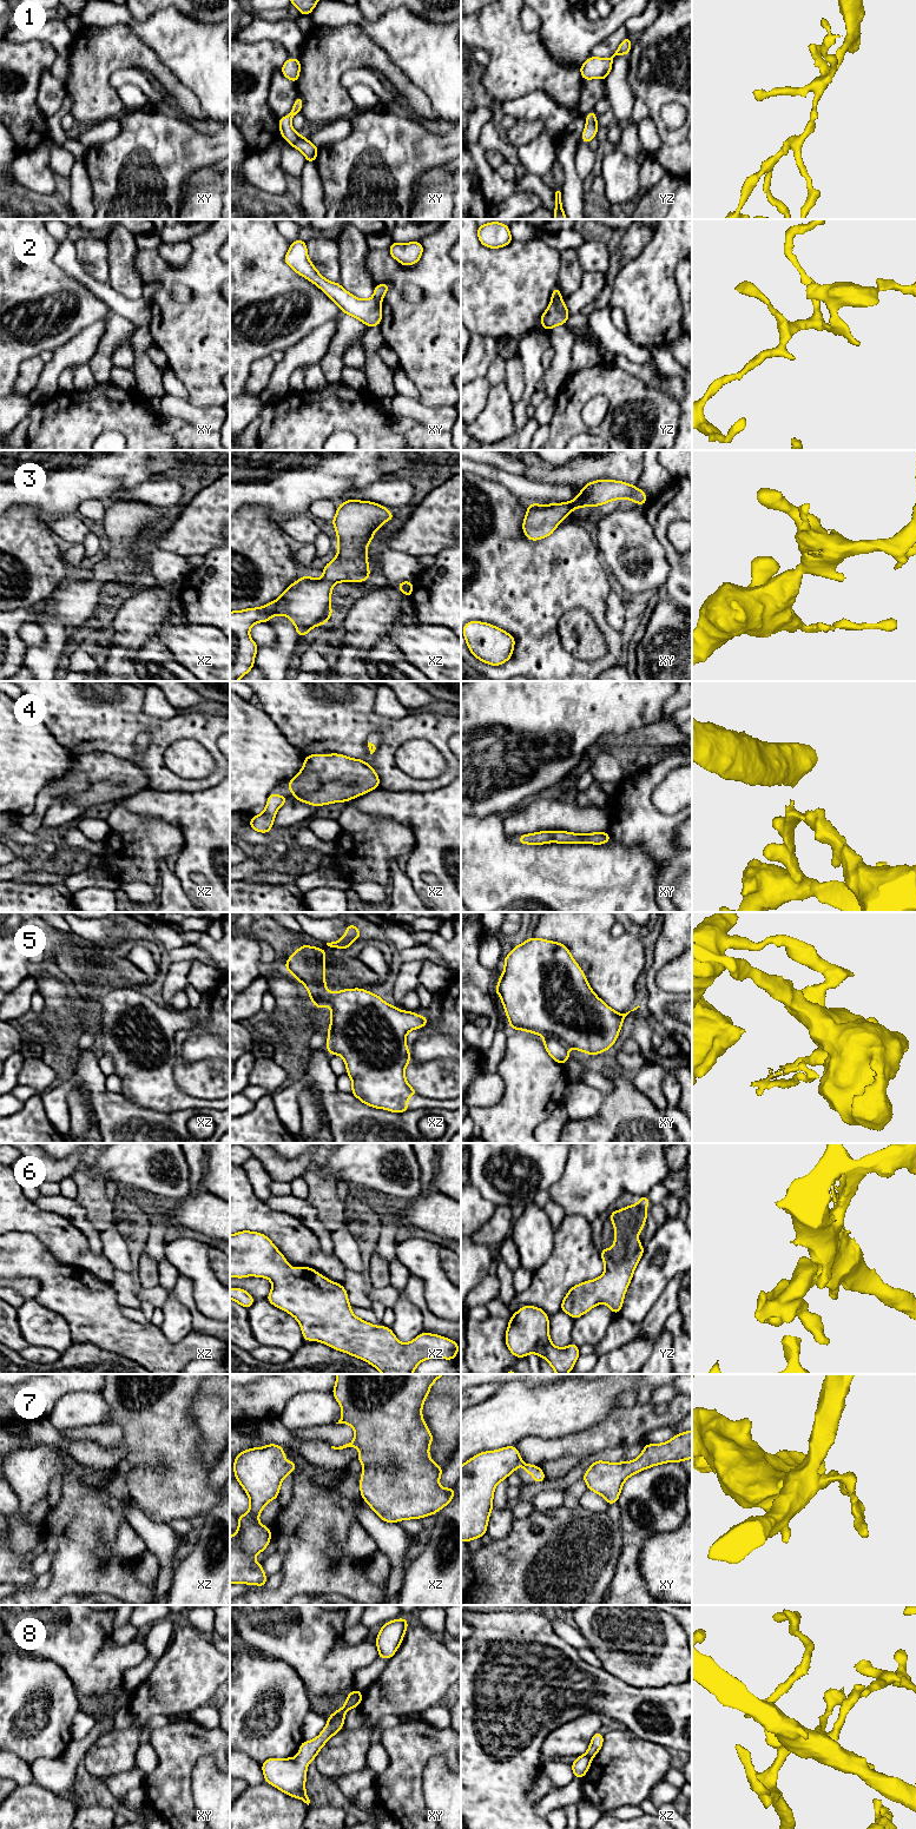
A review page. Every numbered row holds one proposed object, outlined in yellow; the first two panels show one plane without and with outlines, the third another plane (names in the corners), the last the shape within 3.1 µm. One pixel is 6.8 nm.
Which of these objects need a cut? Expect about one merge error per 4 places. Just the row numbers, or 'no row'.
2, 5, 8

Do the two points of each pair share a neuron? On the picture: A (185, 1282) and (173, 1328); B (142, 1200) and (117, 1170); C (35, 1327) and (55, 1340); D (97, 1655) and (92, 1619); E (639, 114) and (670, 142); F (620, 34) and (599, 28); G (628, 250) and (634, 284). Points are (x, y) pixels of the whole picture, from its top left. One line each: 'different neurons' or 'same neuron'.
A: different neurons
B: different neurons
C: same neuron
D: same neuron
E: different neurons
F: different neurons
G: different neurons

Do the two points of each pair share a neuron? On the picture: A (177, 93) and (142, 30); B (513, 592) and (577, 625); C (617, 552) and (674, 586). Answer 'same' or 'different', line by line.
A: different
B: different
C: different

